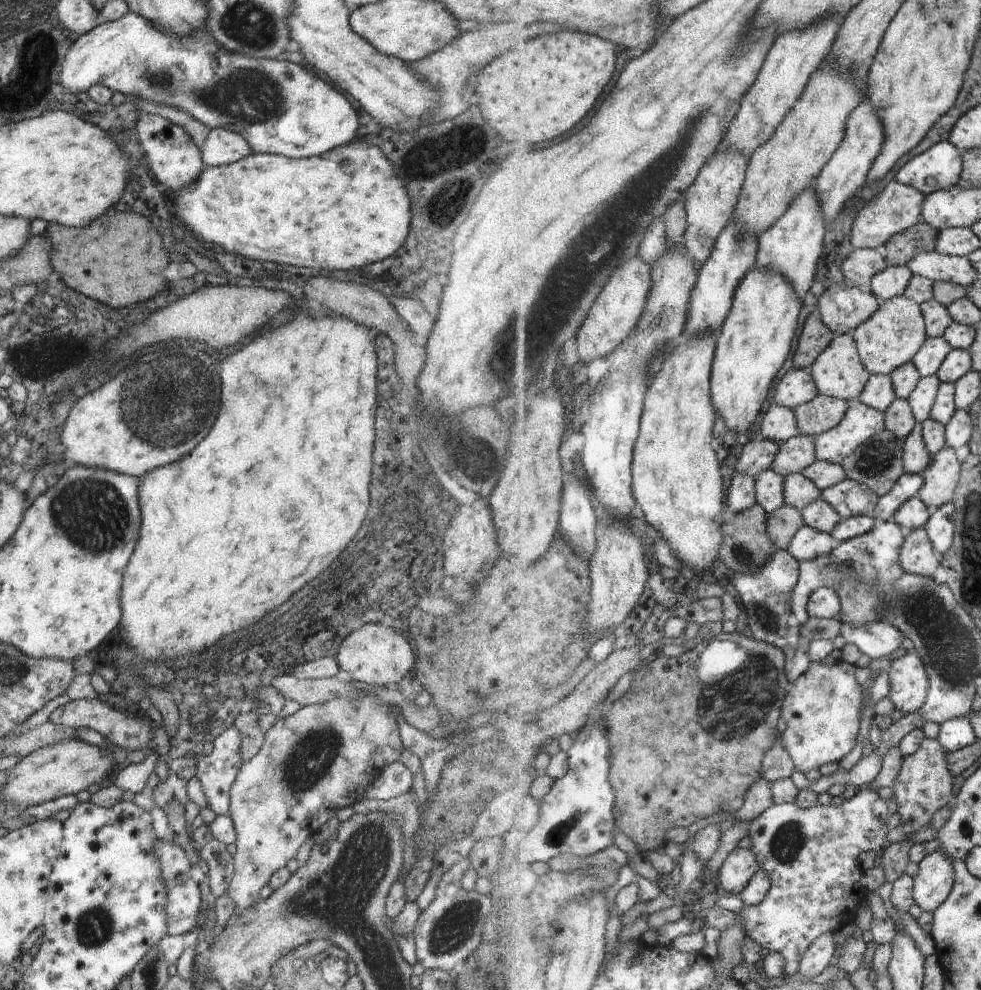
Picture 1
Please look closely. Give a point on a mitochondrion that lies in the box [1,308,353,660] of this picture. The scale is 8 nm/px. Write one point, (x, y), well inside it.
(179, 376)

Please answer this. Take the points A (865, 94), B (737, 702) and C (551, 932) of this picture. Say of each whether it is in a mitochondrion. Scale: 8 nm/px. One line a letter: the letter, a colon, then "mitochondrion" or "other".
A: other
B: mitochondrion
C: other

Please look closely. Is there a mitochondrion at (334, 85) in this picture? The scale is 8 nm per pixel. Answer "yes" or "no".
no

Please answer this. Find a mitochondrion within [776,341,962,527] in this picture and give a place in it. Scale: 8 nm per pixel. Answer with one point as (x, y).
(875, 461)

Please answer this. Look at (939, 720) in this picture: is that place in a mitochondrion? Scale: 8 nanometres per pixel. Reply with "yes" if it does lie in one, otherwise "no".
no

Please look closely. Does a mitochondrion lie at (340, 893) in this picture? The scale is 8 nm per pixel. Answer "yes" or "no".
yes

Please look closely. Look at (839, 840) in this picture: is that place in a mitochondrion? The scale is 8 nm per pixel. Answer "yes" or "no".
no

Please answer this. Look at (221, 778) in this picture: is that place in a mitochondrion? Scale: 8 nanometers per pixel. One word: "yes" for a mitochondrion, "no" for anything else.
no

